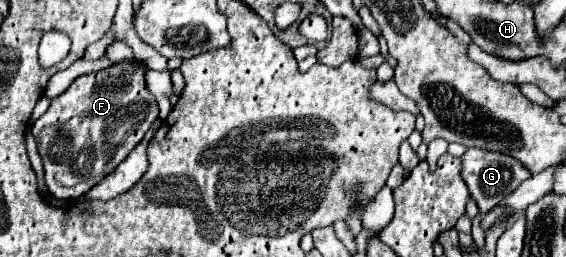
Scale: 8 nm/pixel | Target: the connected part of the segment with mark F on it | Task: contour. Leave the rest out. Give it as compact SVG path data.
M123 59L111 65L109 69L81 75L69 85L65 93L55 97L47 113L43 113L41 119L33 123L31 133L37 141L37 147L39 147L39 135L41 135L41 159L45 167L45 183L51 195L55 195L57 199L75 199L87 193L97 181L109 175L143 139L151 123L159 117L157 101L145 83L145 71L149 69L145 67L143 61Z

